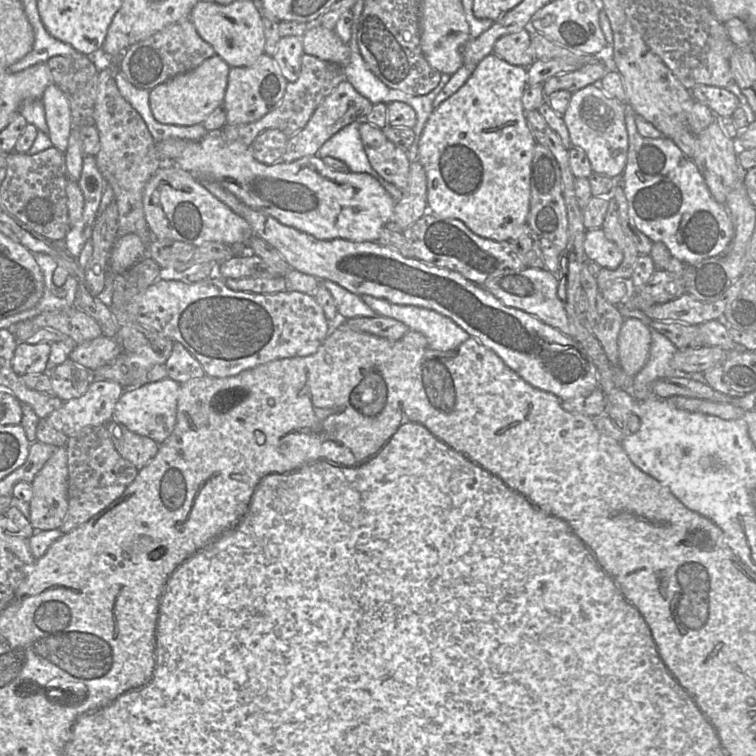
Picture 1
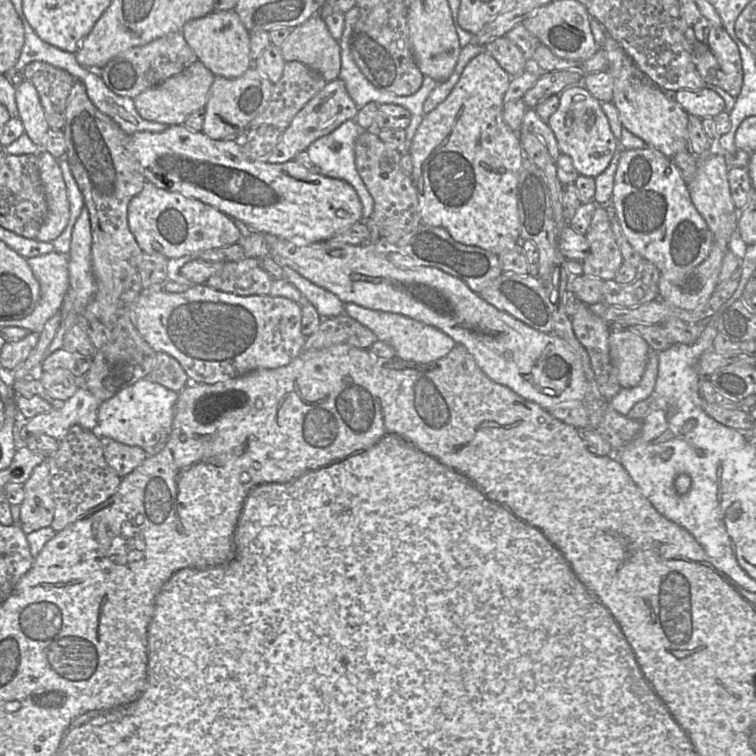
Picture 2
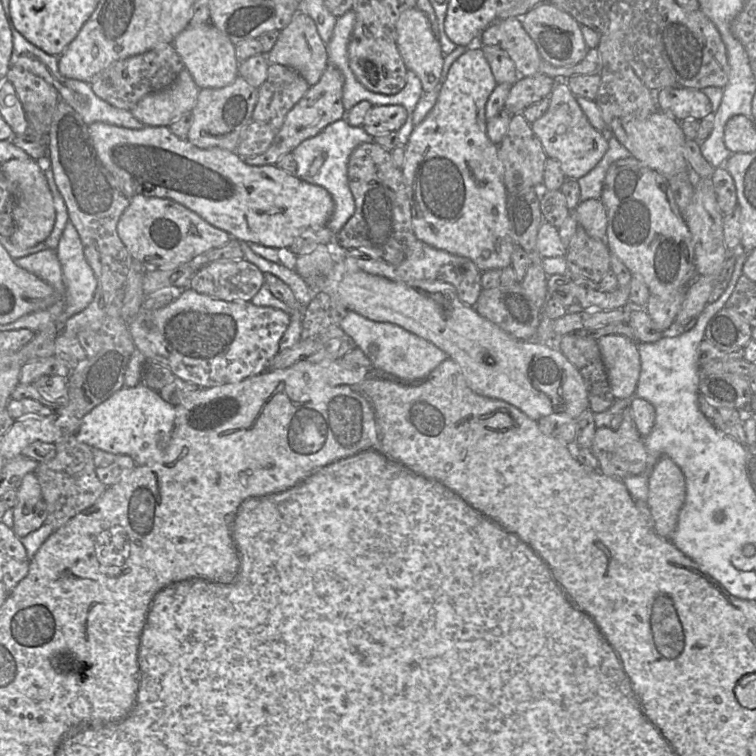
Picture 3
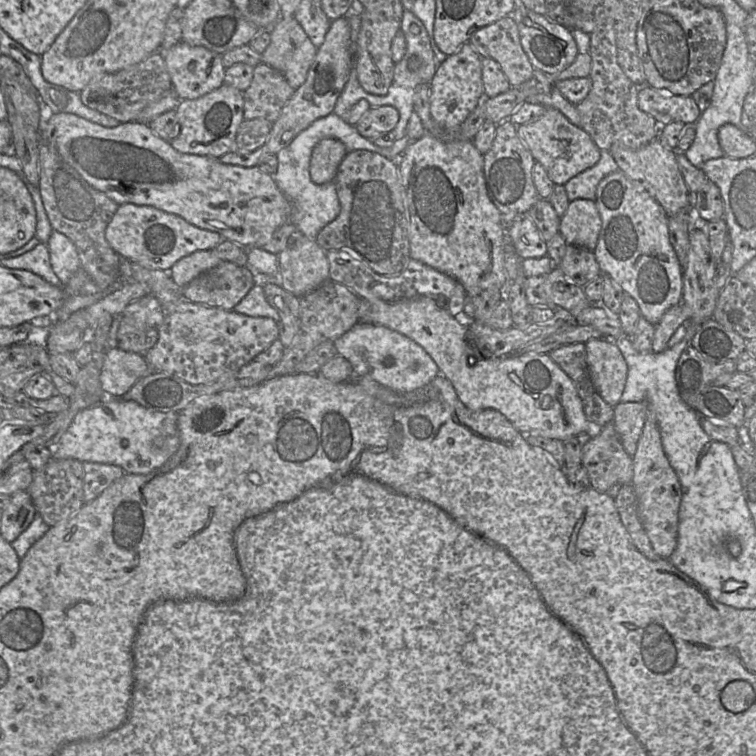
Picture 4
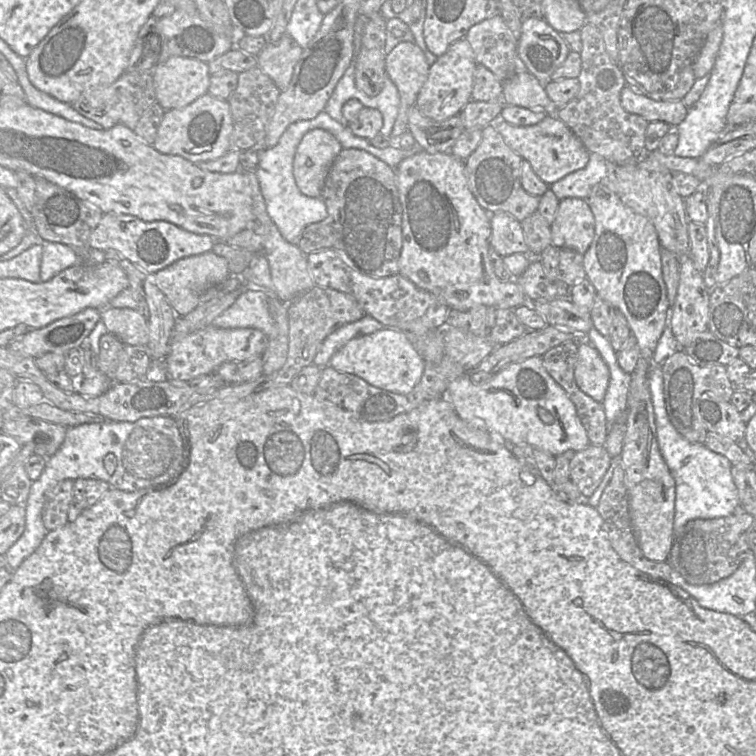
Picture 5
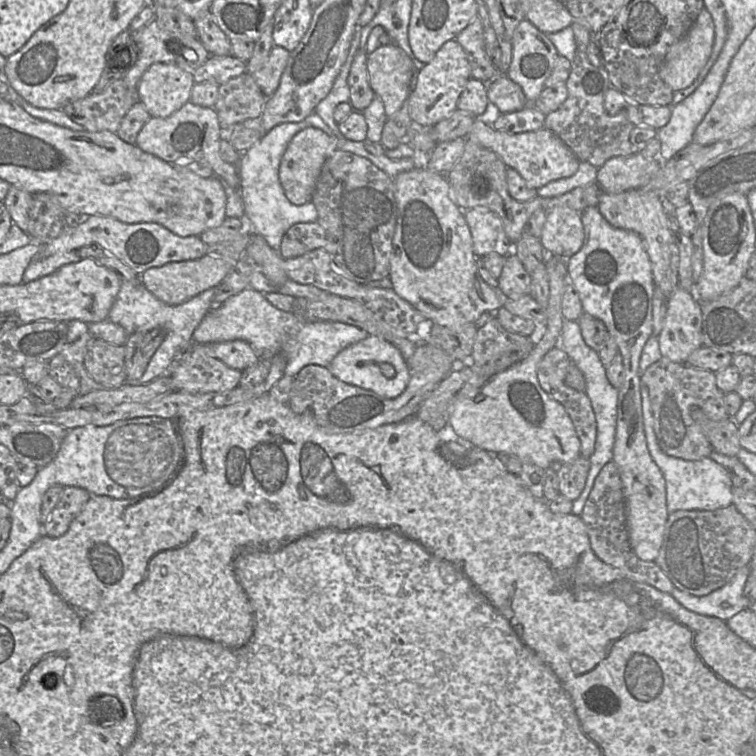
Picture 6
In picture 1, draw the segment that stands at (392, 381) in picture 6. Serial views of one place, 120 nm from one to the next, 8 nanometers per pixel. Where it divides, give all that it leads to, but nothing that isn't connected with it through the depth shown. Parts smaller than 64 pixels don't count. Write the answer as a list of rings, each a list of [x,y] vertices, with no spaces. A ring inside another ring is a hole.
[[[362,295],[363,301],[377,314],[404,323],[409,331],[423,334],[428,348],[437,351],[451,351],[470,338],[450,318],[433,310],[412,305],[398,305],[370,295]]]

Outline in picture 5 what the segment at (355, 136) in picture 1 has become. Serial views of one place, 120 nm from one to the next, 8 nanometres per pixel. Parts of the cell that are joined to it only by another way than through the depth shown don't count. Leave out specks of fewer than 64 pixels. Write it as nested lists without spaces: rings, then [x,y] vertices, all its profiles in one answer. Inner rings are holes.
[[[325,111],[320,112],[311,120],[297,121],[290,124],[274,147],[258,152],[258,165],[254,171],[254,175],[258,181],[269,217],[279,230],[281,236],[292,244],[298,243],[301,233],[306,226],[320,222],[327,217],[327,209],[321,197],[311,198],[302,194],[293,176],[293,160],[296,149],[303,136],[313,129],[326,130],[337,138],[343,149],[354,148],[364,150],[394,169],[396,169],[404,159],[423,150],[417,144],[411,149],[401,149],[394,145],[390,145],[386,148],[377,148],[373,146],[369,140],[355,136],[347,124],[337,122]]]

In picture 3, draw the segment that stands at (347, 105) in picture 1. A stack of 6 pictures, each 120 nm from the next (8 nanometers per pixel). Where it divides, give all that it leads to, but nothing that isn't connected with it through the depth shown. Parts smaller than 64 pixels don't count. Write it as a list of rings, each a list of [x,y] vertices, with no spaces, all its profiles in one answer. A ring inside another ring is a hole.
[[[328,65],[320,80],[311,86],[287,113],[269,148],[262,154],[243,158],[243,161],[250,166],[275,165],[283,155],[291,153],[304,140],[316,136],[333,122],[345,119],[347,111],[342,102],[343,84],[344,80],[340,71]]]

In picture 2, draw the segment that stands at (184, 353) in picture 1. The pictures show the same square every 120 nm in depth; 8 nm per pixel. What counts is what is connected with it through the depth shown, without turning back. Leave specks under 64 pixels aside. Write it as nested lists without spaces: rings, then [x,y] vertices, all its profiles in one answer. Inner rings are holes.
[[[157,353],[154,366],[147,379],[177,393],[190,384],[180,363],[167,353]]]

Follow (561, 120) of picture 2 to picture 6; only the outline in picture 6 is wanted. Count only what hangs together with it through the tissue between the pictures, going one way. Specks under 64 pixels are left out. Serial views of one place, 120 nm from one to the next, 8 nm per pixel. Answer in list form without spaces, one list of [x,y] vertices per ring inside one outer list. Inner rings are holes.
[[[486,114],[481,118],[476,118],[466,139],[478,142],[496,153],[508,168],[512,168],[520,174],[529,188],[539,189],[554,180],[570,177],[577,172],[580,164],[579,159],[562,140],[550,130],[543,127],[536,131],[511,134],[494,129],[492,126],[493,120],[494,118],[492,116],[486,116]]]

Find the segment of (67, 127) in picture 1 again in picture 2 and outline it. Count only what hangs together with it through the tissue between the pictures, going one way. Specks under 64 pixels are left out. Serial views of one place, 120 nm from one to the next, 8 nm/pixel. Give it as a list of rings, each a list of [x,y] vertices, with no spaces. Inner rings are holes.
[[[23,81],[16,86],[15,101],[17,106],[17,118],[23,124],[24,133],[40,148],[42,137],[53,129],[46,120],[46,114],[40,103],[35,87]]]

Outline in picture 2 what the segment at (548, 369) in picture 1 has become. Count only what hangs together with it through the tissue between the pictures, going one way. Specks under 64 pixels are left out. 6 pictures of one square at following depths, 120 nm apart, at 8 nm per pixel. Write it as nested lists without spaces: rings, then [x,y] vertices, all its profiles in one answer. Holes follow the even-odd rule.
[[[272,234],[263,236],[269,255],[281,266],[290,267],[313,284],[335,294],[344,304],[355,303],[371,310],[401,314],[441,330],[456,344],[468,350],[488,378],[546,410],[566,401],[582,401],[588,391],[581,358],[565,340],[554,333],[535,330],[498,310],[486,302],[480,294],[473,292],[462,280],[438,268],[397,267],[372,243],[352,245],[339,241],[323,241],[299,244]]]

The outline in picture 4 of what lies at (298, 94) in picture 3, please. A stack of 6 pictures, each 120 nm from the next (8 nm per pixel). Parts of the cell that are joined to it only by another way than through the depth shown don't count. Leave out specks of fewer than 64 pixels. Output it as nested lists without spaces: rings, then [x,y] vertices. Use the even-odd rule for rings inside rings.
[[[264,63],[256,65],[251,84],[243,91],[244,120],[263,118],[273,124],[294,91],[279,71]]]

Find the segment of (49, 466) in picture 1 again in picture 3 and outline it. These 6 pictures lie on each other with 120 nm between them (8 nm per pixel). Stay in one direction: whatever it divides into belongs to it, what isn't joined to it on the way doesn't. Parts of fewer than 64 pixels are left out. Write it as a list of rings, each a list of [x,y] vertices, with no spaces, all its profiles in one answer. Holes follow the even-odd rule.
[[[34,472],[27,473],[16,490],[17,502],[13,507],[13,531],[20,538],[35,531],[46,520],[46,504],[41,494],[41,488]]]

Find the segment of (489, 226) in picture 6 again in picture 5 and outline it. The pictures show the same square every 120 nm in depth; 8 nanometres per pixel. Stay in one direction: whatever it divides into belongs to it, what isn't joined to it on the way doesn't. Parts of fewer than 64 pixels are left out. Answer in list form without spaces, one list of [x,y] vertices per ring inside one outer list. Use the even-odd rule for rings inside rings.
[[[504,212],[491,214],[490,221],[492,229],[490,245],[496,255],[507,257],[516,253],[528,253],[520,221]]]

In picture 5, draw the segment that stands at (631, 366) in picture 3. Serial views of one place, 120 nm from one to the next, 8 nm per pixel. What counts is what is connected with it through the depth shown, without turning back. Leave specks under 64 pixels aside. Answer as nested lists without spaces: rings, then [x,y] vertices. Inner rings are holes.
[[[586,340],[579,342],[574,378],[585,394],[597,402],[603,401],[610,380],[609,367],[599,351]]]

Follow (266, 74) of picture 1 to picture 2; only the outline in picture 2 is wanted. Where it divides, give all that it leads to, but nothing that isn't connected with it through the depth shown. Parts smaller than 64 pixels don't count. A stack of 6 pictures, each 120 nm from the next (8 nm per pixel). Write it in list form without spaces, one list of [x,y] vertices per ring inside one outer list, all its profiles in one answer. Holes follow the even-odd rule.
[[[253,66],[239,78],[227,79],[216,76],[203,108],[202,133],[213,140],[236,140],[247,125],[266,109],[273,85]]]

